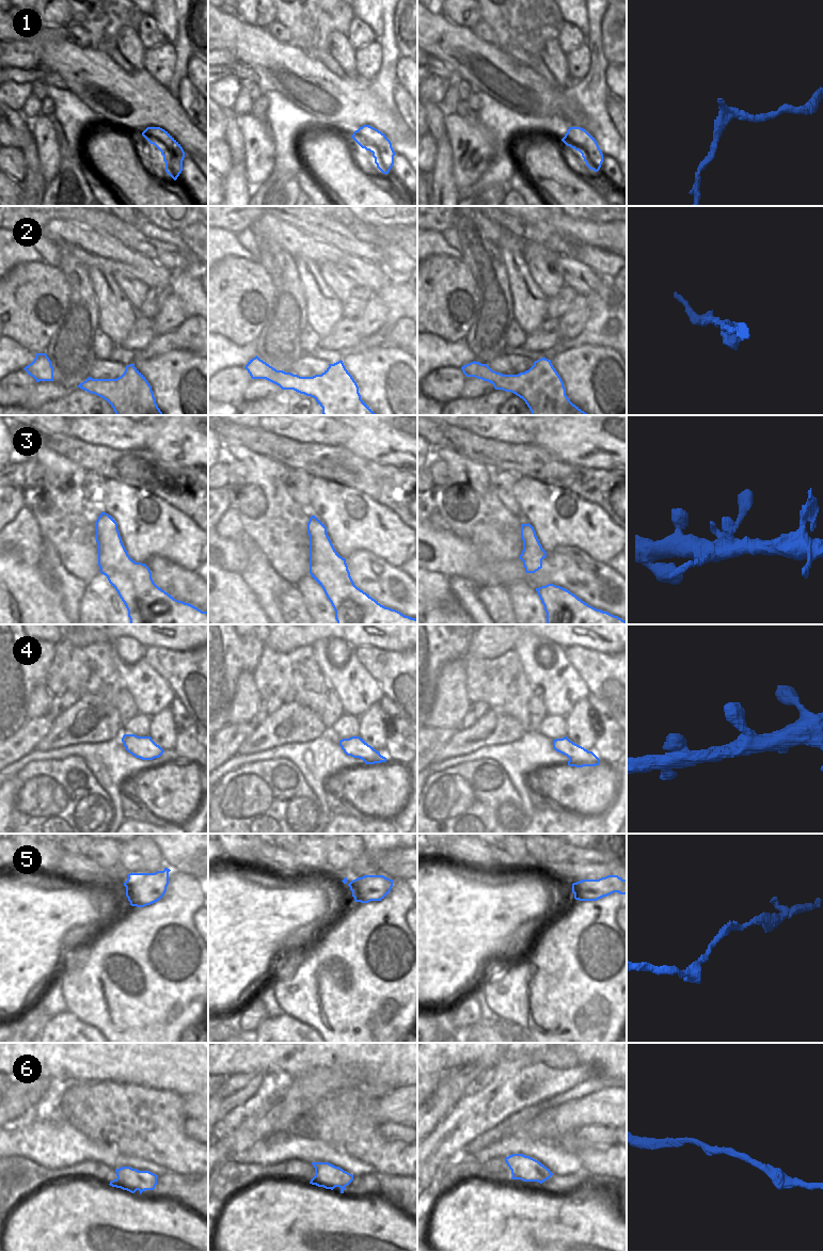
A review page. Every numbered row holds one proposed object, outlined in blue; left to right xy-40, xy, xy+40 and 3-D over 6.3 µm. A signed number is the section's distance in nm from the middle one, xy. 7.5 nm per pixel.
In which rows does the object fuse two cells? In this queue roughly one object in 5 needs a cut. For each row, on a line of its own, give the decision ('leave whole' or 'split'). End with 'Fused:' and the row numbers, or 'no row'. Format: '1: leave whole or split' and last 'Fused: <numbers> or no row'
1: leave whole
2: leave whole
3: leave whole
4: leave whole
5: leave whole
6: leave whole
Fused: no row

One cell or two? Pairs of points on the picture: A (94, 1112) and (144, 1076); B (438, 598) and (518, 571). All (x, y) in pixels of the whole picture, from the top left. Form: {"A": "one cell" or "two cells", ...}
{"A": "two cells", "B": "two cells"}

